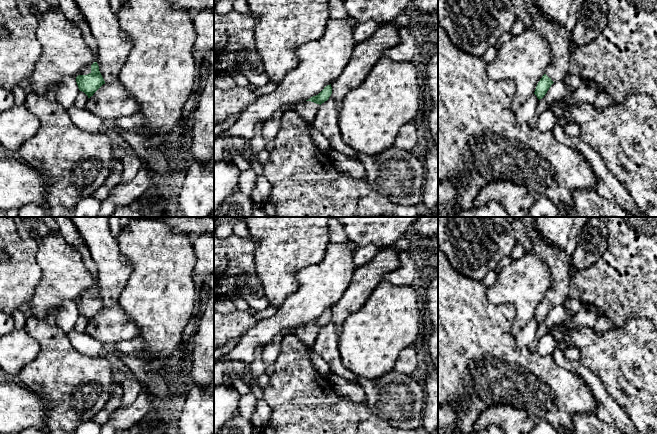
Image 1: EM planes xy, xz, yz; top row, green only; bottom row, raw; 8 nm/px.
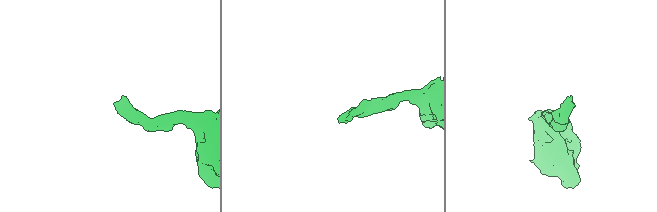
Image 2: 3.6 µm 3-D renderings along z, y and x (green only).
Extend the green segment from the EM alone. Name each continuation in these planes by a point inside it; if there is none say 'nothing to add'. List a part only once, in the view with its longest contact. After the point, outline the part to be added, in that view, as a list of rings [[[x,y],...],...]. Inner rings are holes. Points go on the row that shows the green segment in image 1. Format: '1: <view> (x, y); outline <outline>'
1: xy (87, 70); outline [[[93,60],[92,63],[91,63],[89,66],[87,66],[86,68],[84,68],[84,69],[79,73],[79,75],[87,75],[87,74],[91,73],[91,65],[92,65],[94,62],[96,62],[96,60]]]

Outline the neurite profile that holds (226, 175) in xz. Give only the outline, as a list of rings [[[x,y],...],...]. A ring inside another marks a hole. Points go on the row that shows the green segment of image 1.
[[[214,162],[214,216],[220,205],[238,186],[241,172],[229,162]]]

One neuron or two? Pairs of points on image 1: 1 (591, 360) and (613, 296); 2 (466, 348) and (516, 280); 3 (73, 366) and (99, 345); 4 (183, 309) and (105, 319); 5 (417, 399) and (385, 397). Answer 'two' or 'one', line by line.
1: two
2: two
3: two
4: two
5: one

